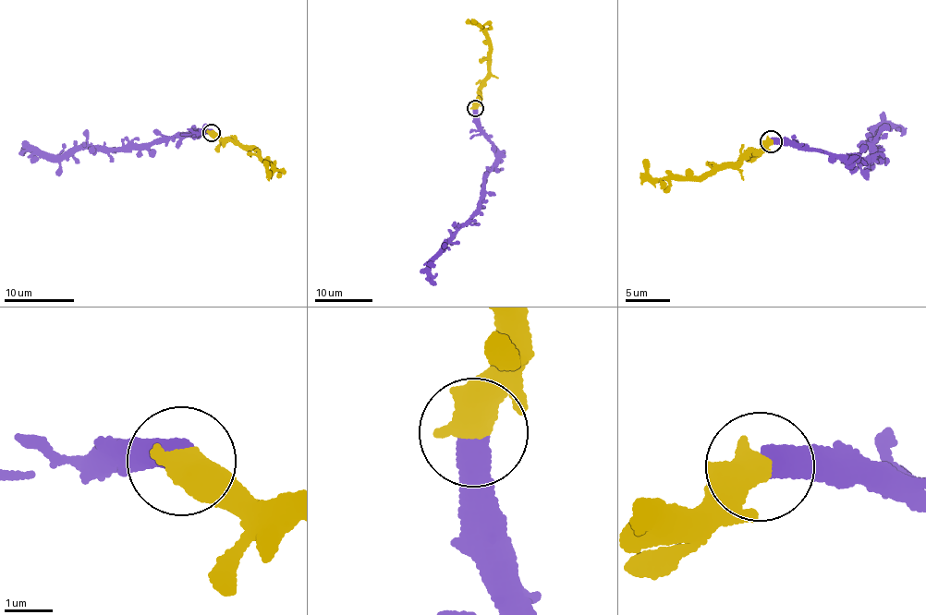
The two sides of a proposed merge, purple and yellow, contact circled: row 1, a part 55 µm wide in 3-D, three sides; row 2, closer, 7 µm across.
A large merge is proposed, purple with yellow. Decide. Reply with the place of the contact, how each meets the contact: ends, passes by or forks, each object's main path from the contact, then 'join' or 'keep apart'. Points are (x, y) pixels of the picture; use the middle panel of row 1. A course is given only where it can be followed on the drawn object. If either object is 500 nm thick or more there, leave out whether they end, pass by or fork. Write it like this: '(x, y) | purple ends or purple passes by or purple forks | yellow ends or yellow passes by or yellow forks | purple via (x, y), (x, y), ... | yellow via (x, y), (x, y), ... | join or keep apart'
(475, 108) | purple via (476, 108), (477, 126), (493, 148), (495, 158), (476, 209), (445, 240), (430, 267), (430, 276), (436, 284) | yellow via (476, 108), (481, 81), (489, 67), (489, 34), (479, 26), (466, 21) | join

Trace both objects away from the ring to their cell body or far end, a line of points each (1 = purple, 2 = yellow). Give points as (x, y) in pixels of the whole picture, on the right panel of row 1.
1: (772, 142), (795, 141), (804, 148), (864, 161), (873, 142), (867, 140), (881, 127), (894, 125), (906, 135)
2: (772, 142), (739, 156), (729, 165), (678, 181), (654, 179), (643, 160)

